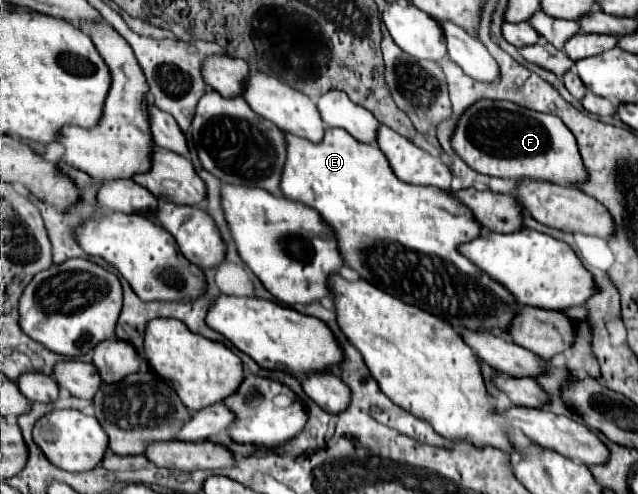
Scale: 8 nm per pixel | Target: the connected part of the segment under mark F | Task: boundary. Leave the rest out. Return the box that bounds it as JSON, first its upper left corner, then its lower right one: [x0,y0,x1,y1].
[450,100,586,184]

